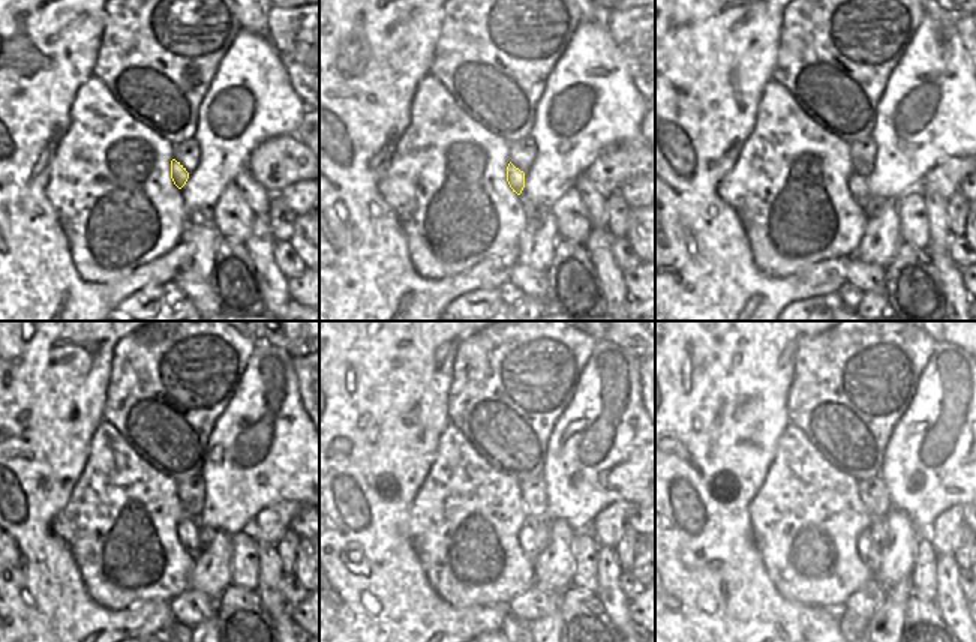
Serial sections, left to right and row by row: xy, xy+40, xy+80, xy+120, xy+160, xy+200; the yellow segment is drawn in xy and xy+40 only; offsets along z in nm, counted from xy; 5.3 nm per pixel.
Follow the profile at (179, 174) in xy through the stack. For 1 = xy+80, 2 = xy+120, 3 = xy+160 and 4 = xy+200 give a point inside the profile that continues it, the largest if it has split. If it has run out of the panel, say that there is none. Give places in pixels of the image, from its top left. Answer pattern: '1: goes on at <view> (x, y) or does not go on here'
1: goes on at xy+80 (856, 183)
2: goes on at xy+120 (188, 528)
3: goes on at xy+160 (526, 539)
4: goes on at xy+200 (870, 555)

